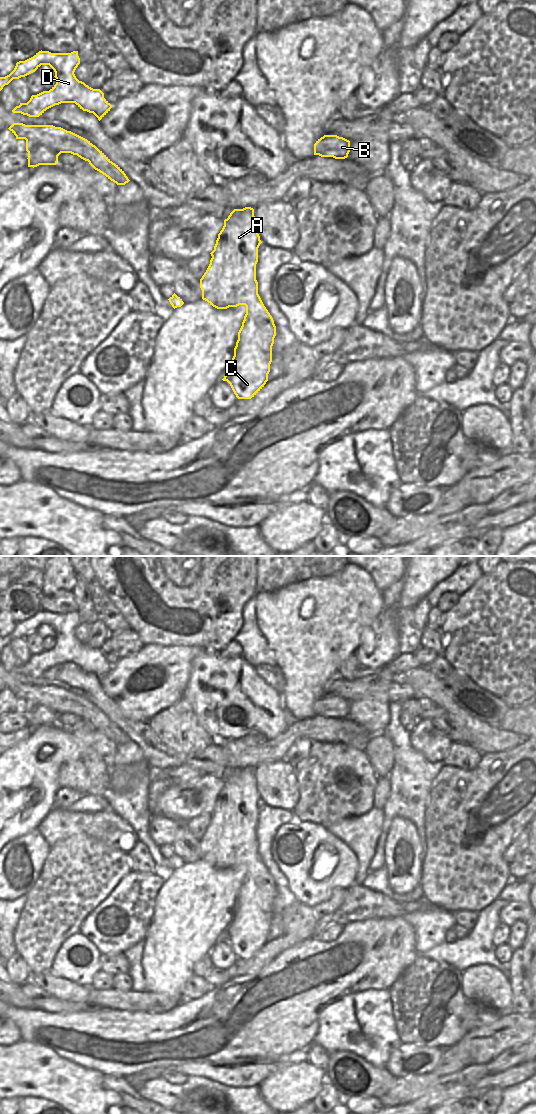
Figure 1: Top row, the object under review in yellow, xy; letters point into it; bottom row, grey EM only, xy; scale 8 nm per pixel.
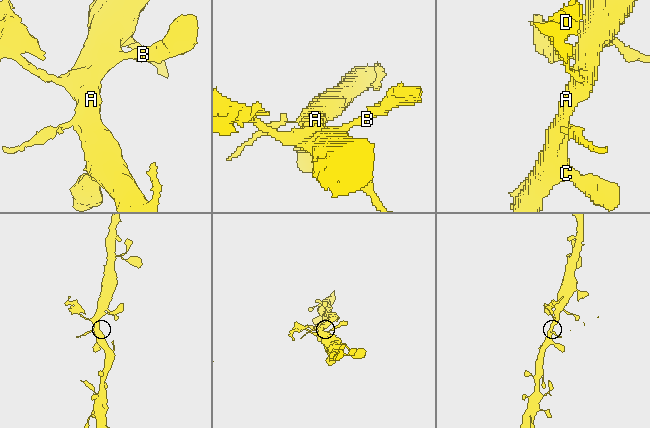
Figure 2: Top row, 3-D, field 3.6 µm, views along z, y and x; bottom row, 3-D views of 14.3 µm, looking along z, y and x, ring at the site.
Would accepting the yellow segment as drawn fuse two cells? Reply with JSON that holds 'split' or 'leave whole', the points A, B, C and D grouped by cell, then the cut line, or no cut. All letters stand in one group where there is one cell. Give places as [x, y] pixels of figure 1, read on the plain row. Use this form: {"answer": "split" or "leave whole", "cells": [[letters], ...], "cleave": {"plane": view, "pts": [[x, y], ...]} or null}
{"answer": "split", "cells": [["A", "B", "C"], ["D"]], "cleave": {"plane": "xy", "pts": [[96, 707], [95, 713], [88, 721]]}}

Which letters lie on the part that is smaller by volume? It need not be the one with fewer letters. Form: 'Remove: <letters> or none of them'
Remove: D

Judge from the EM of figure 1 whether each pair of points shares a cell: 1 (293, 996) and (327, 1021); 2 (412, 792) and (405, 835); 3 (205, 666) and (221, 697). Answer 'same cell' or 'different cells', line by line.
1: different cells
2: different cells
3: same cell

